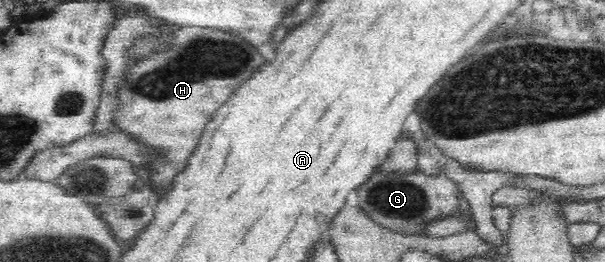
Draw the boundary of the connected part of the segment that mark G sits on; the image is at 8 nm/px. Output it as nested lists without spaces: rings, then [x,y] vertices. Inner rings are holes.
[[[377,167],[352,194],[353,201],[375,223],[399,234],[425,236],[424,229],[432,221],[459,212],[459,186],[445,174],[437,177],[425,175],[418,167],[413,171],[383,171]]]

